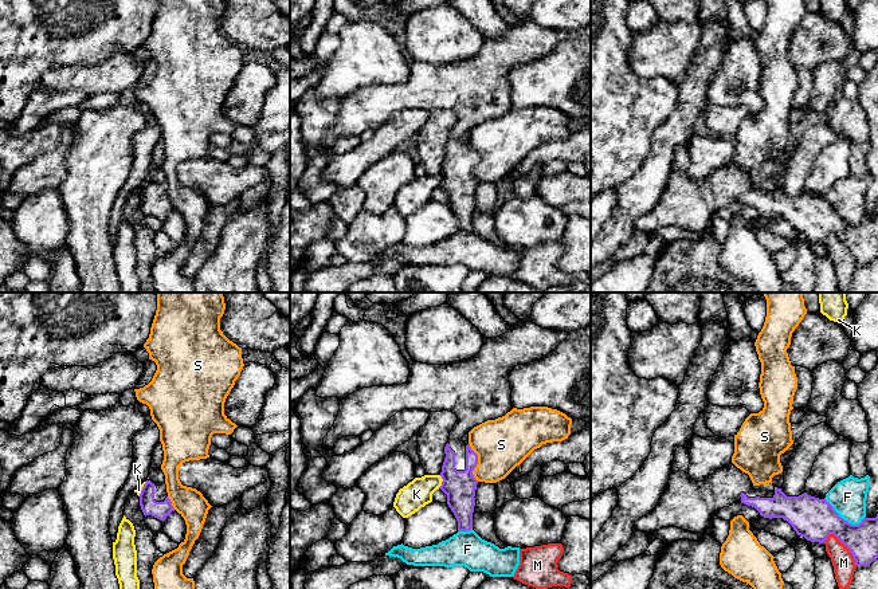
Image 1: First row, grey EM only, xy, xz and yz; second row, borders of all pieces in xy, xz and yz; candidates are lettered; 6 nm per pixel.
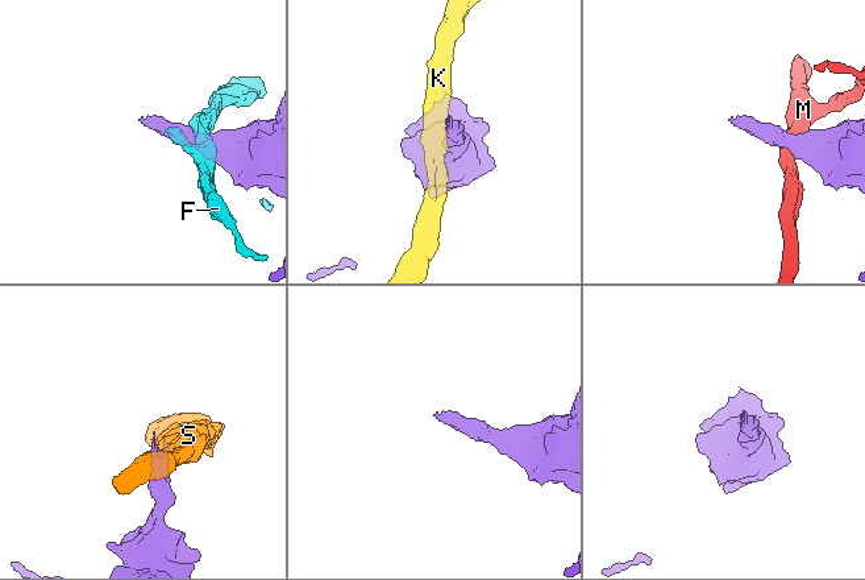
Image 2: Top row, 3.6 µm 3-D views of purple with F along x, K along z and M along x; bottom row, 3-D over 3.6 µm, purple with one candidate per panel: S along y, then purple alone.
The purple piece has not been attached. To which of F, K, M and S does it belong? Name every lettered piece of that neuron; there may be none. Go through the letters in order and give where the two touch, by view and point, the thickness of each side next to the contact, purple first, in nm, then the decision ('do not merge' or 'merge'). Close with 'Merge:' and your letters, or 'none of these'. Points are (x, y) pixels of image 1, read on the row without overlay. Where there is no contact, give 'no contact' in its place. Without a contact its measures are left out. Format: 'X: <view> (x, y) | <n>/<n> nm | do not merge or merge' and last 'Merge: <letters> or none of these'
F: yz (842, 218) | 260/220 nm | do not merge
K: xz (442, 181) | 190/170 nm | do not merge
M: yz (847, 247) | 240/140 nm | do not merge
S: xz (477, 161) | 190/320 nm | do not merge
Merge: none of these

